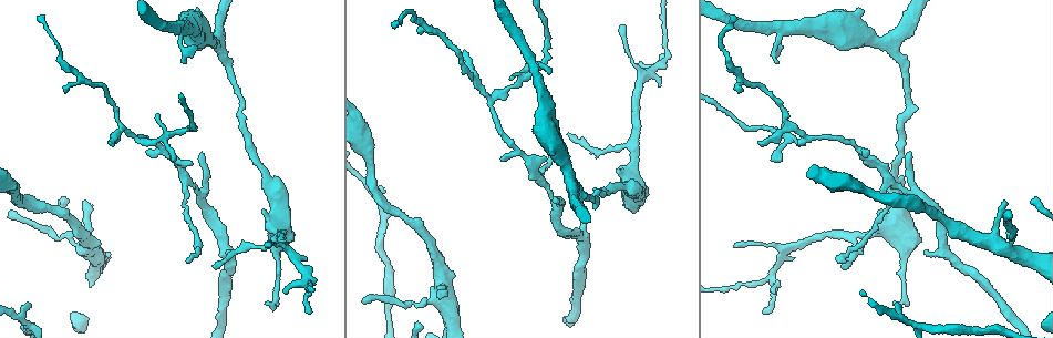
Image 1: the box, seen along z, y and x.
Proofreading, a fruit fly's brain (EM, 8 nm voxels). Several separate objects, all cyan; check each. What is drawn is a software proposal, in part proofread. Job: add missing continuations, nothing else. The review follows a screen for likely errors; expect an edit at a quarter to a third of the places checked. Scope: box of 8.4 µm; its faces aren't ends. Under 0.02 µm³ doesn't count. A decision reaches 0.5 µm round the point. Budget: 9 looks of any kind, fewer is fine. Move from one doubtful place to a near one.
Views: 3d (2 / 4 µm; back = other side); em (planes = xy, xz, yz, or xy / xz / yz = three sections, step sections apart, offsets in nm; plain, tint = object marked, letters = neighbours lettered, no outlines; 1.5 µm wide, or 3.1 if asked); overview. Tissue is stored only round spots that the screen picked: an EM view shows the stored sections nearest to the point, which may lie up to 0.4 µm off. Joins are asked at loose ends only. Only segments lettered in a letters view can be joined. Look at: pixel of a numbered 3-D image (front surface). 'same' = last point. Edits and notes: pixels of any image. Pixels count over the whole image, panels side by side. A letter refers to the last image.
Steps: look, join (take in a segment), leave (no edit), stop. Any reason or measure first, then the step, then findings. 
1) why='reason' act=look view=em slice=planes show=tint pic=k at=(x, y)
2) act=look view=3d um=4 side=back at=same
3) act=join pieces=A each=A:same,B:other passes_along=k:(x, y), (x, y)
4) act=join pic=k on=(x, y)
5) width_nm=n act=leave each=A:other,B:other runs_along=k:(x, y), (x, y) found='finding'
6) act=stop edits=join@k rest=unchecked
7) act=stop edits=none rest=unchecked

why='tapers out' act=look view=em slice=planes show=letters pic=1 at=(1006, 203)

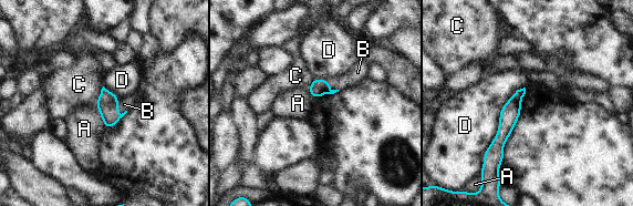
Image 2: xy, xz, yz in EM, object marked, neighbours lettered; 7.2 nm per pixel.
act=join pieces=B each=A:other,B:same,C:other,D:other passes_along=2:(106, 104), (117, 106), (124, 104) found='it goes on there'

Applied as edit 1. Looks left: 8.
why='redraw' act=look view=overview

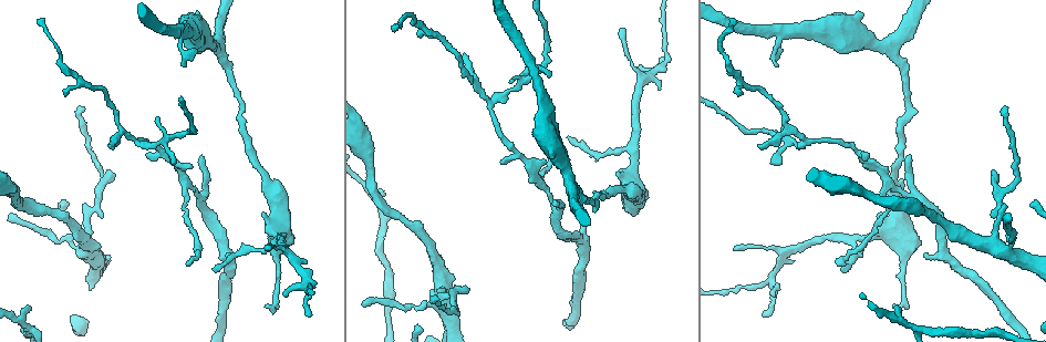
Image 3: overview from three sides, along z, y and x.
why='an open end' act=look view=3d um=4 pic=3 at=(1003, 110)

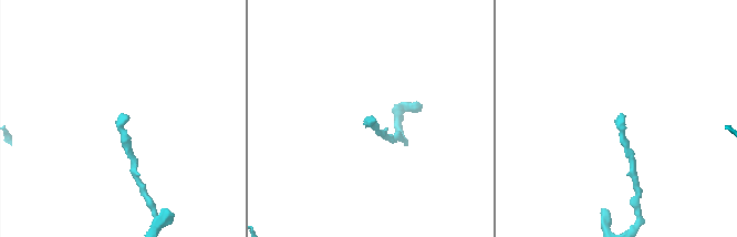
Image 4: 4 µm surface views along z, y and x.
act=look view=em slice=planes show=plain pic=4 at=(374, 119)

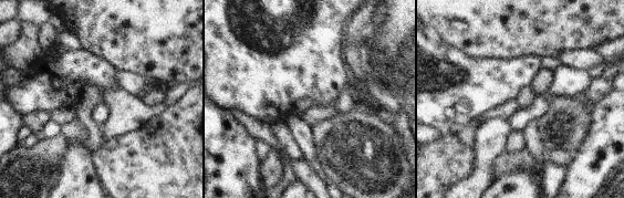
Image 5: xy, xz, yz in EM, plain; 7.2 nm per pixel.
why='what lies round it' act=look view=em slice=planes show=letters at=same

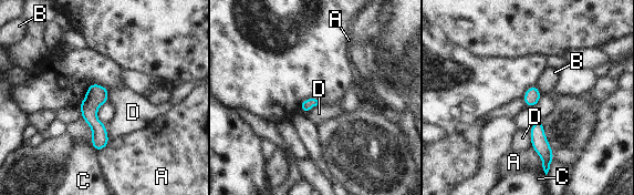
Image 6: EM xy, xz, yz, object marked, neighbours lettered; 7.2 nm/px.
longest_contact=A:170nm act=leave each=A:other,B:other,C:other,D:other border=6:(529, 130), (531, 146) found='none of them fits'

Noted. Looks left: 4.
why='tapers out' act=look view=em slice=planes show=tint pic=3 at=(37, 20)

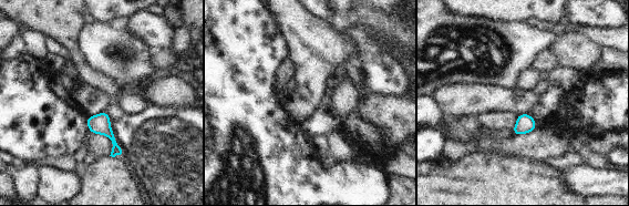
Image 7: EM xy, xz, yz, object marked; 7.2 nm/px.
act=look view=em slice=planes show=letters at=same

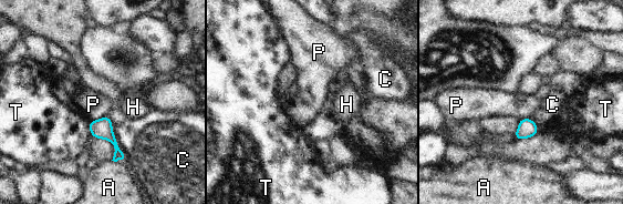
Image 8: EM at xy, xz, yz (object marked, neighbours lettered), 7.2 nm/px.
act=leave each=A:other,C:other,H:other,P:other,T:other border=8:(87, 121), (91, 134) found='none of them fits'

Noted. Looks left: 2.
why='tapers out' act=look view=em slice=planes show=letters pic=3 at=(285, 296)

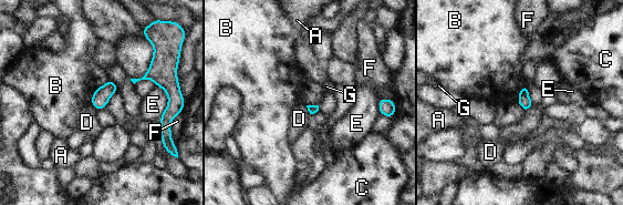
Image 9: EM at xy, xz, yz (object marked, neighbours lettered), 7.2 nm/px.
act=leave each=A:other,B:other,C:other,D:other,E:other,F:other,G:other border=9:(305, 105), (310, 114) found='none of them fits'

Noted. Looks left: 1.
act=stop edits=join@2 rest=unchecked

